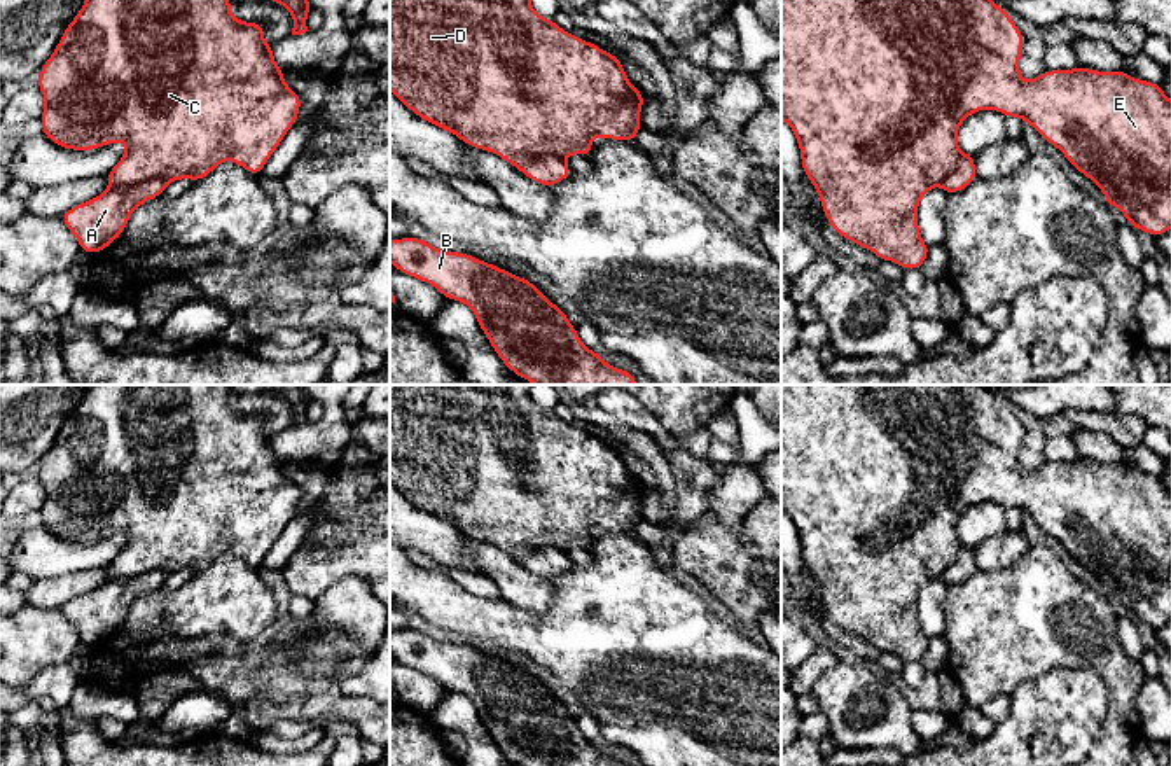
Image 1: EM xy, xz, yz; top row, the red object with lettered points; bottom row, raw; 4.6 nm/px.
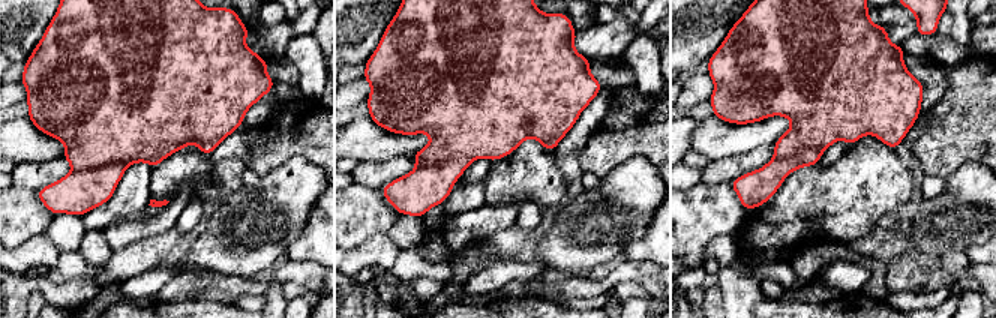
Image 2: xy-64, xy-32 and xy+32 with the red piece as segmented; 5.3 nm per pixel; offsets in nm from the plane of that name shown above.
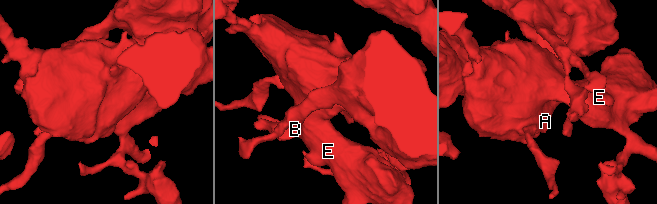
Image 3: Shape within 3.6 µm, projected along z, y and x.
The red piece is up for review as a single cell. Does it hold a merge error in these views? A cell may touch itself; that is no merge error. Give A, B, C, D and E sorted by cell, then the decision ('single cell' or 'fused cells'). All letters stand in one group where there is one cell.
A B C D E; single cell

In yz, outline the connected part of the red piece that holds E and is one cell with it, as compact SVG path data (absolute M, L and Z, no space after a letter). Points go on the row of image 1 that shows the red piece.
M781 0L781 121L788 122L800 149L806 177L814 185L828 224L848 241L874 252L879 261L893 261L904 269L919 269L928 257L918 226L921 198L940 185L946 194L967 189L975 178L975 156L963 154L956 135L961 122L984 108L998 110L1005 117L1021 117L1082 175L1091 178L1105 194L1105 201L1117 206L1136 231L1159 238L1171 229L1171 100L1161 84L1129 77L1124 70L1099 72L1091 68L1047 70L1026 82L1019 73L1024 37L1005 9L994 0Z

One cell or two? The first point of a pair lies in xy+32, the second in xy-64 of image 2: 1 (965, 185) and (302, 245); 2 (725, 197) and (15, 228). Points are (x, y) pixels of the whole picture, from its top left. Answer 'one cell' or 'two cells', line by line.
1: two cells
2: one cell

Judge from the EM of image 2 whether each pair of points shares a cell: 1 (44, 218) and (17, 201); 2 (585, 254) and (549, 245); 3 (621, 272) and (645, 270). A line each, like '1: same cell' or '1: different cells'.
1: same cell
2: same cell
3: same cell

